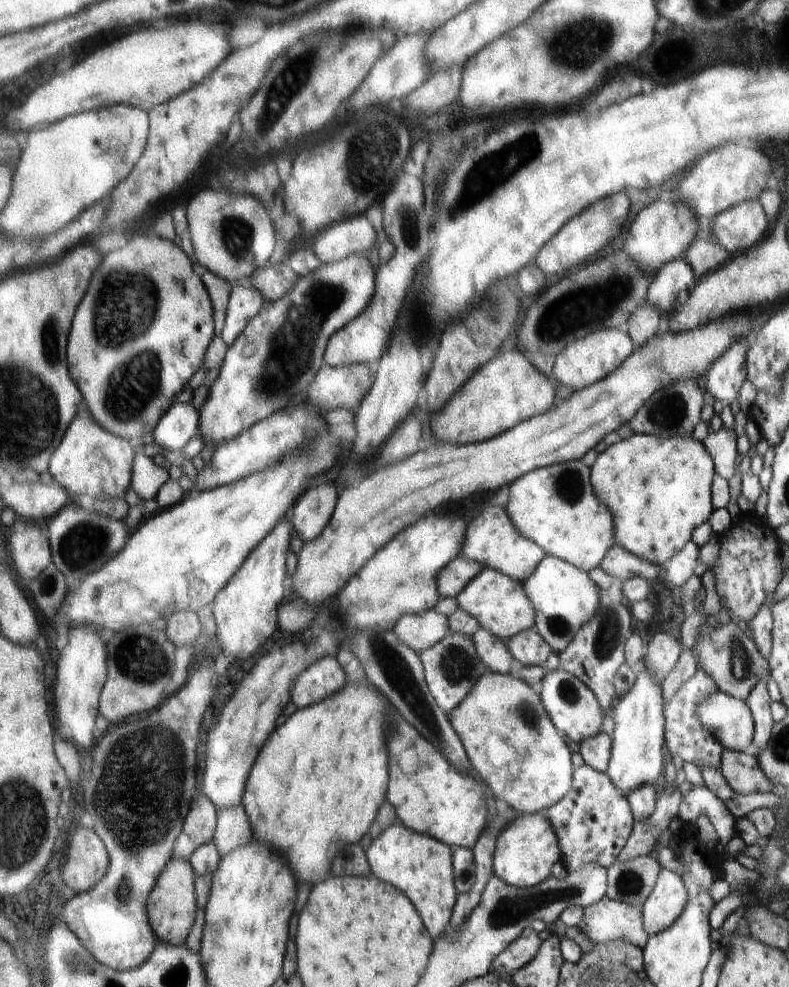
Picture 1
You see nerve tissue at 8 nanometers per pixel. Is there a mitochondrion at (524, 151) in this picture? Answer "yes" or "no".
yes

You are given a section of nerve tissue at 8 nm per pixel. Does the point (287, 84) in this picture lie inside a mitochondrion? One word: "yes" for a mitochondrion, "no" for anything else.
yes

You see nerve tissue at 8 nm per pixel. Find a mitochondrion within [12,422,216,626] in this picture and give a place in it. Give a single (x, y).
(82, 543)

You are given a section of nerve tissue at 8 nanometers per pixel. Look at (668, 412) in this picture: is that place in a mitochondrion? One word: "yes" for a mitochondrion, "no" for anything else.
yes

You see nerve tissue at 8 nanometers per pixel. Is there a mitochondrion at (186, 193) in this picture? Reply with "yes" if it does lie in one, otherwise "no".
no

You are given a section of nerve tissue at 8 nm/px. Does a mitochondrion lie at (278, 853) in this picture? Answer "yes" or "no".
no

